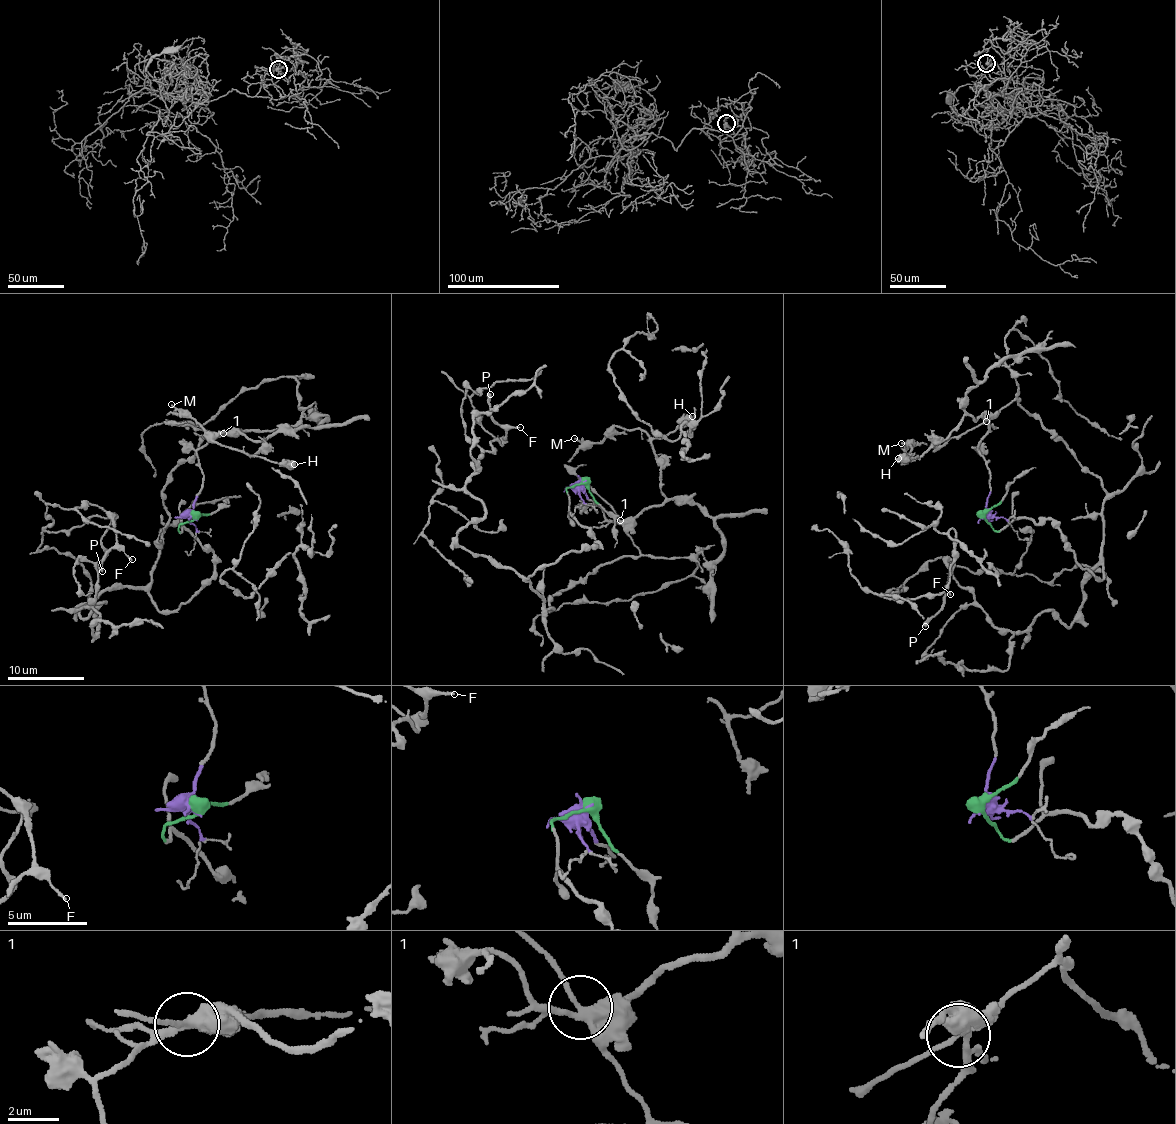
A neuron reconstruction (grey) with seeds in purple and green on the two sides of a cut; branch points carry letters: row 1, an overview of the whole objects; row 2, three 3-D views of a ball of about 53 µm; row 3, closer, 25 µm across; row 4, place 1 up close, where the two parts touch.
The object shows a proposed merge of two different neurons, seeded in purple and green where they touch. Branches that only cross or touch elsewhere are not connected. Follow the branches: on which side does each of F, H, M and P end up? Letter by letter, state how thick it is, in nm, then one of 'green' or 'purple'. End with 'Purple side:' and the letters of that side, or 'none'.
F: 140 nm | green
H: 600 nm | purple
M: 150 nm | purple
P: 400 nm | green
Purple side: H, M

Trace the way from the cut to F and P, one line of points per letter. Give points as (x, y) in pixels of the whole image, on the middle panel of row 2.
F: (584, 482), (569, 510), (593, 544), (526, 578), (465, 550), (474, 463), (520, 428)
P: (584, 482), (569, 510), (593, 544), (526, 578), (459, 545), (483, 515), (474, 463), (506, 430), (490, 393)

